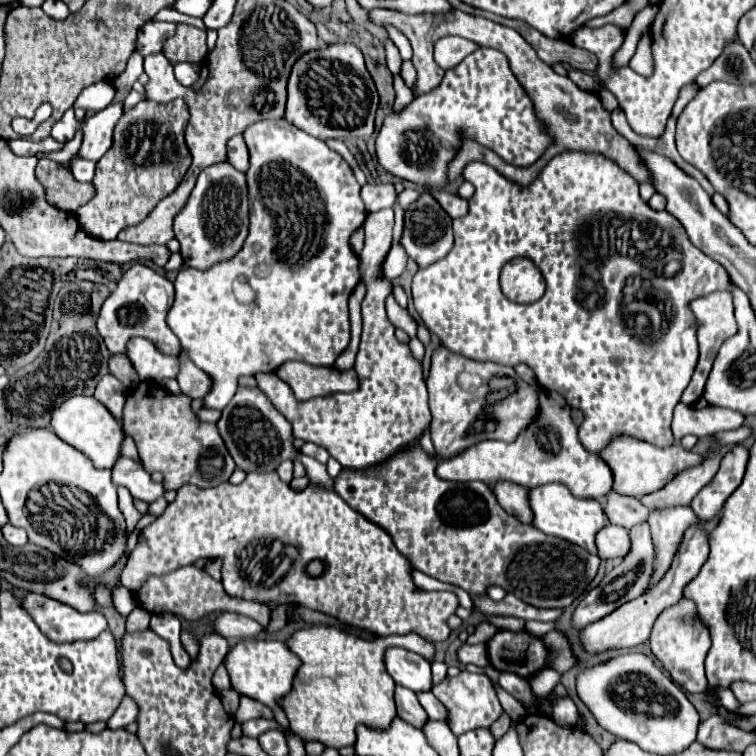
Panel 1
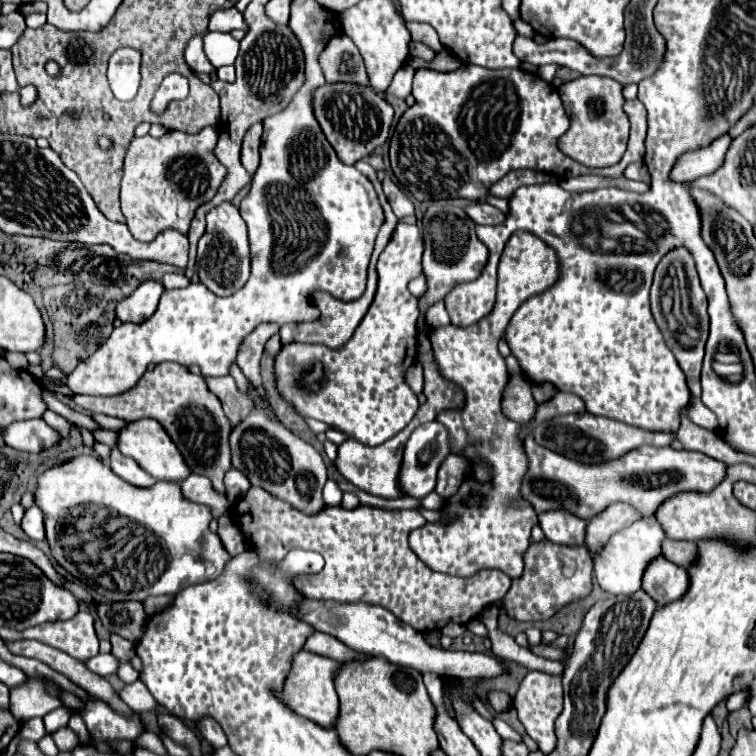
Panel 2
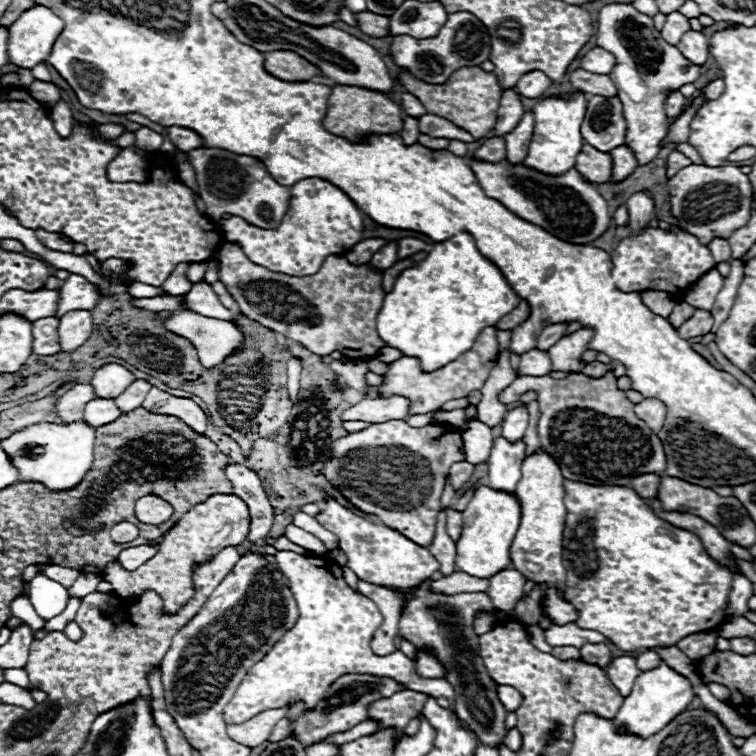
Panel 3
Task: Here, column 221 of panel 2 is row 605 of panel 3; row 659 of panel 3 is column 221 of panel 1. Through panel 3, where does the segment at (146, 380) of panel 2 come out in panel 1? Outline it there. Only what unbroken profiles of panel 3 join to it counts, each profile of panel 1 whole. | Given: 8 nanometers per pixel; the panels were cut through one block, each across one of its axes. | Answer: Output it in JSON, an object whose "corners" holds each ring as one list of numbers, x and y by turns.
{"corners":[[140,382,126,396,122,410,124,432,134,438,142,466,148,474,162,472,166,490,178,490,184,484,210,488,226,482,236,464,224,446,216,424,200,422,192,410,192,398,172,394,156,382]]}

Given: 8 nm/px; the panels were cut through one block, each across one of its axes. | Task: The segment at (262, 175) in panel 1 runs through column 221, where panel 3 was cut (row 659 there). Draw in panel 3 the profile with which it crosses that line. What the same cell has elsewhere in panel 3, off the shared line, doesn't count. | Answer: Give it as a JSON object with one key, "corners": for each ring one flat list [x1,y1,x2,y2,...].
{"corners":[[288,550,276,552,274,558,276,558,278,570,288,580,288,588,298,604,300,616,298,616,296,624,286,632,286,636,280,642,276,642,276,646,258,664,254,664,250,668,250,672,244,676,244,680,238,686,238,690,234,692,230,704,224,708,226,724,242,724,244,720,250,720,252,716,256,716,264,710,270,710,270,708,280,708,290,700,304,700,306,708,312,708,324,698,324,692,328,692,328,688,344,674,372,674,372,676,392,678,392,680,398,680,398,684,402,684,402,690,426,692,430,696,446,696,450,700,448,710,454,712,454,688,450,686,448,680,426,680,426,678,418,676,418,672,414,672,414,668,412,668,410,658,404,656,400,650,392,652,390,656,376,656,372,652,370,638,372,638,372,632,382,624,382,614,372,600,358,594,356,590,352,590,346,584,344,576,342,576,342,568,334,560,308,558,308,556,288,552]]}

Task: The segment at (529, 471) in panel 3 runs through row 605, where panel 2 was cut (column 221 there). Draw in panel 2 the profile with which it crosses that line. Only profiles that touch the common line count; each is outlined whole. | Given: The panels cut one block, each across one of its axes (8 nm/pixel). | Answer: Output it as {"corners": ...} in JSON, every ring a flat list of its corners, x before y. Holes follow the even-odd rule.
{"corners":[[78,456,62,466,46,470,38,478,36,504,44,510,46,538,56,562,110,602,144,602,144,598,150,596,174,596,184,586,218,578,226,560,230,558,218,534,212,534,208,528,212,520,210,510,206,506,188,502,178,482,156,482,150,488,130,486,96,456],[90,504,116,512,122,520,126,520,132,534,140,534,140,530,144,530,144,542,156,542,156,546,160,546,160,554,156,554,156,558,100,558,96,564,70,560,66,552,60,550,60,522,64,522,72,506]]}

